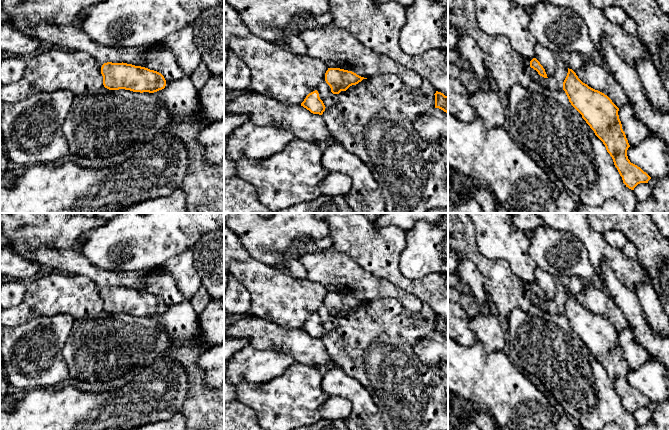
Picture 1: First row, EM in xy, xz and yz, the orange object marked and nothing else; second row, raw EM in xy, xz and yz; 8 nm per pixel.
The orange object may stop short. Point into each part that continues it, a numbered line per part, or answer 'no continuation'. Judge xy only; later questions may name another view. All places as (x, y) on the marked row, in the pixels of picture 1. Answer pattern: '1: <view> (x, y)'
no continuation

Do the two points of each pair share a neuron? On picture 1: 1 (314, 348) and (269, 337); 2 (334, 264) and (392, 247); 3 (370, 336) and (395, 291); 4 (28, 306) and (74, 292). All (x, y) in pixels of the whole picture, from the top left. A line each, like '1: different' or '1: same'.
1: same
2: different
3: different
4: same

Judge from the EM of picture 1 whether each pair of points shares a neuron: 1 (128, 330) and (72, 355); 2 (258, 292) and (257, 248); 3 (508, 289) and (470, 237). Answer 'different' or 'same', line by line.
1: same
2: different
3: same

